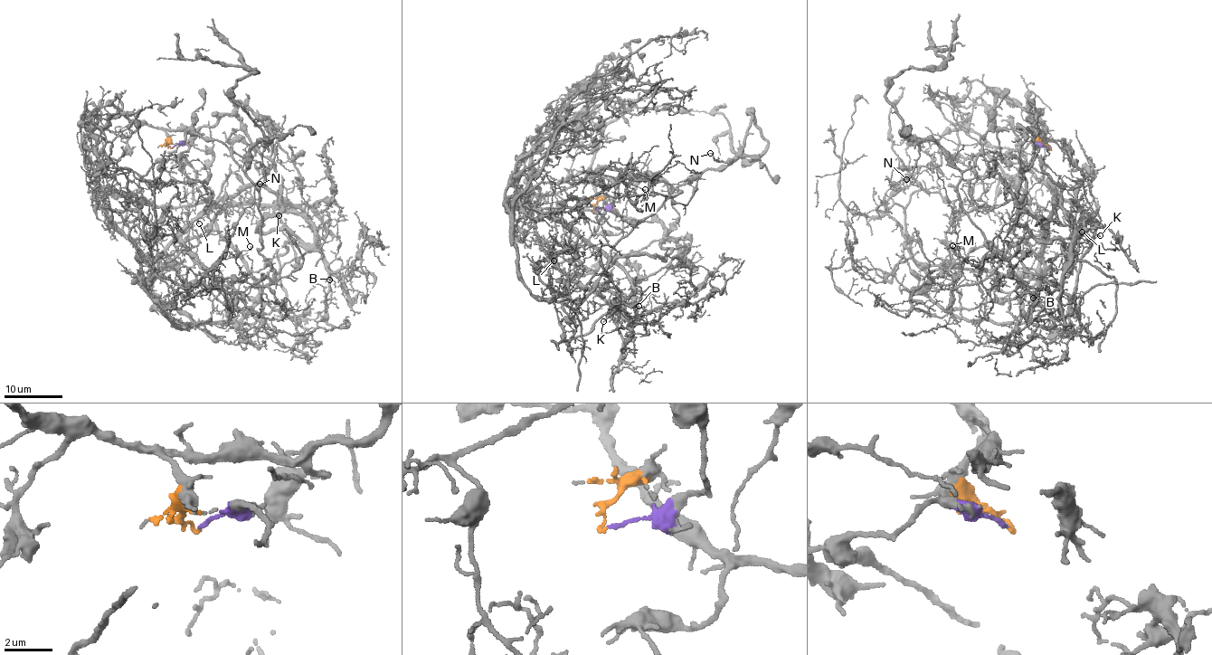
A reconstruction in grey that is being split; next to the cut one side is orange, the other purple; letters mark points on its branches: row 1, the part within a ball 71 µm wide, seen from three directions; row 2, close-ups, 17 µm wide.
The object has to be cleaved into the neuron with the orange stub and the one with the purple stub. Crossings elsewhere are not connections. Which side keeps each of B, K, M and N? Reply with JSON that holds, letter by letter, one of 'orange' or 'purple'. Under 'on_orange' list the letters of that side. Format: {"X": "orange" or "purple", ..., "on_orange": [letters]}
{"B": "orange", "K": "orange", "M": "purple", "N": "purple", "on_orange": ["B", "K"]}

